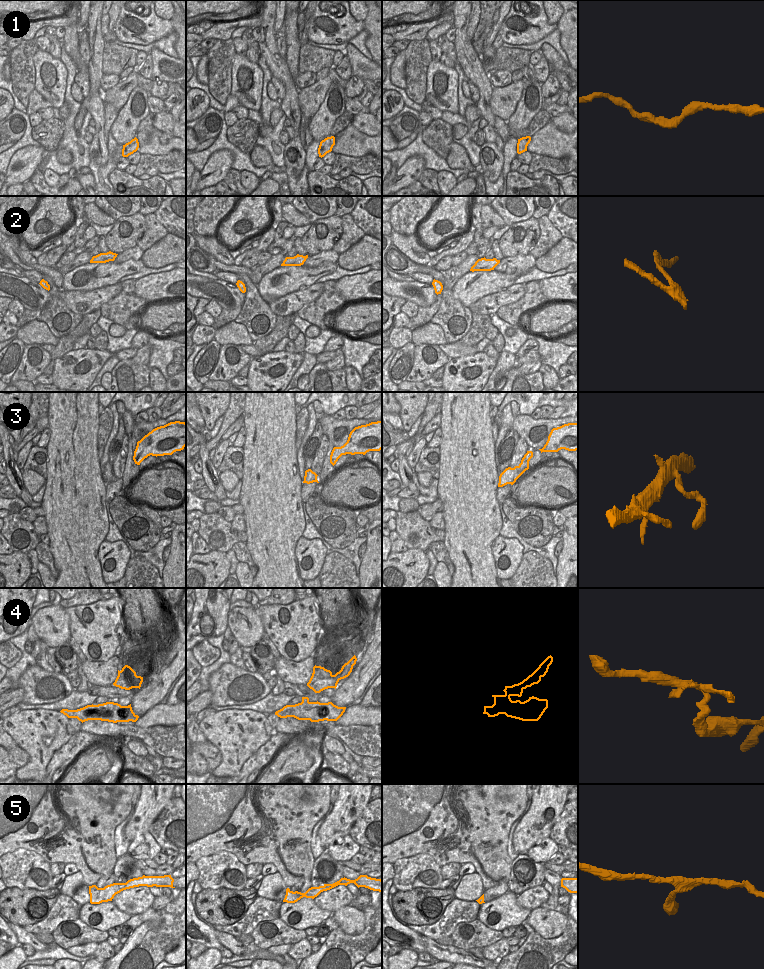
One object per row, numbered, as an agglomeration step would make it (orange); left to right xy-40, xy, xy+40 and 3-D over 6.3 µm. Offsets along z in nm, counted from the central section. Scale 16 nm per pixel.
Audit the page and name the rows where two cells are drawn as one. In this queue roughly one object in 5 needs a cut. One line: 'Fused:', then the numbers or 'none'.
Fused: 2

